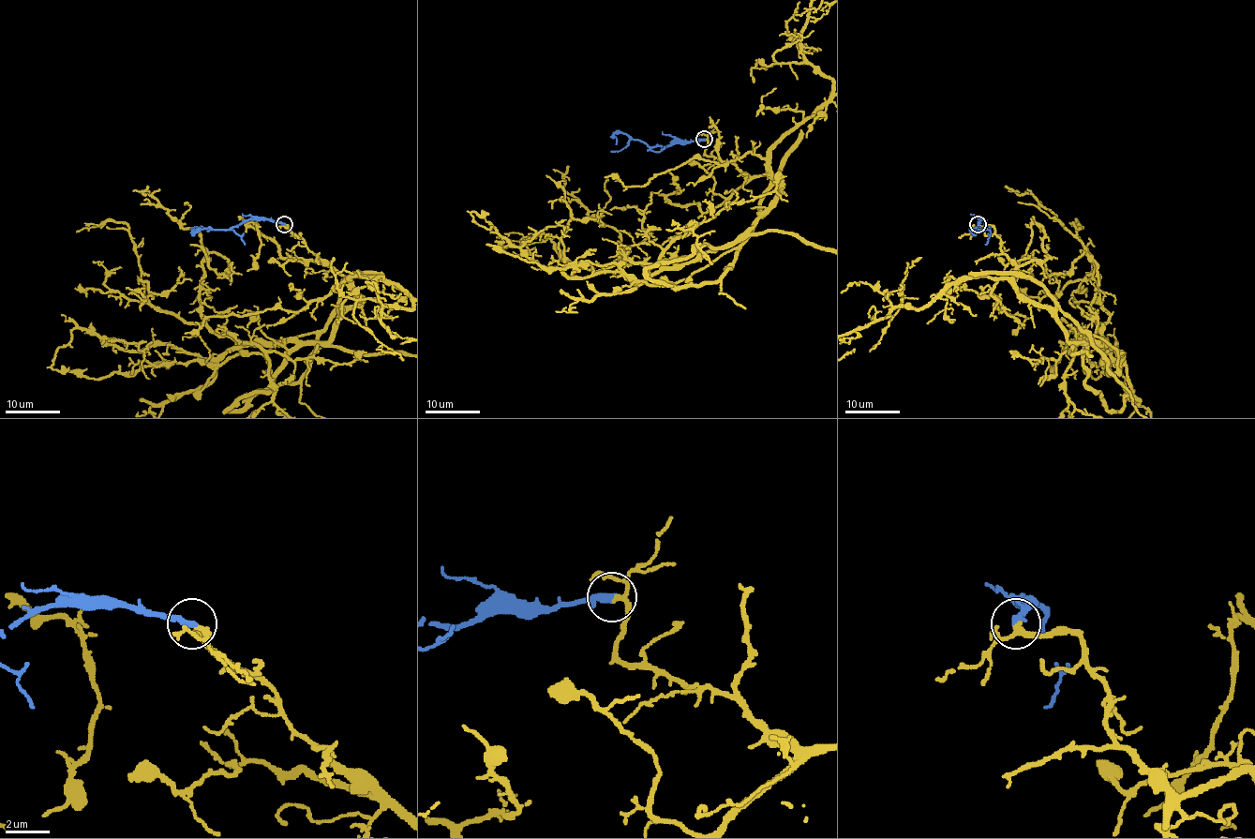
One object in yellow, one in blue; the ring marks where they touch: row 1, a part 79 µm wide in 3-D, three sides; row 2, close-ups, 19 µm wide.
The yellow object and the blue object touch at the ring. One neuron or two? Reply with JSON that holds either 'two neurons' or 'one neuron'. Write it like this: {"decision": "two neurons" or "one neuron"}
{"decision": "one neuron"}

